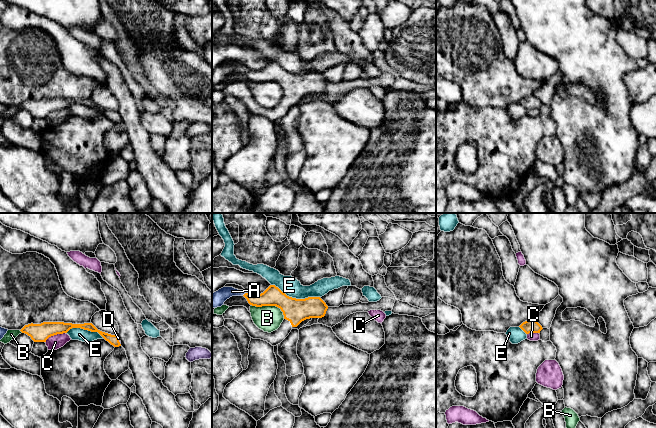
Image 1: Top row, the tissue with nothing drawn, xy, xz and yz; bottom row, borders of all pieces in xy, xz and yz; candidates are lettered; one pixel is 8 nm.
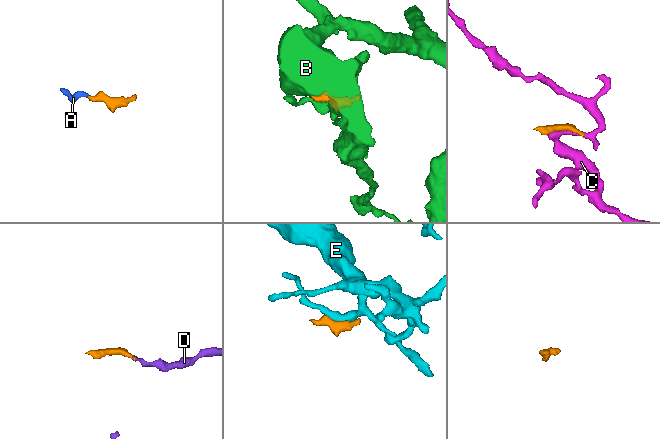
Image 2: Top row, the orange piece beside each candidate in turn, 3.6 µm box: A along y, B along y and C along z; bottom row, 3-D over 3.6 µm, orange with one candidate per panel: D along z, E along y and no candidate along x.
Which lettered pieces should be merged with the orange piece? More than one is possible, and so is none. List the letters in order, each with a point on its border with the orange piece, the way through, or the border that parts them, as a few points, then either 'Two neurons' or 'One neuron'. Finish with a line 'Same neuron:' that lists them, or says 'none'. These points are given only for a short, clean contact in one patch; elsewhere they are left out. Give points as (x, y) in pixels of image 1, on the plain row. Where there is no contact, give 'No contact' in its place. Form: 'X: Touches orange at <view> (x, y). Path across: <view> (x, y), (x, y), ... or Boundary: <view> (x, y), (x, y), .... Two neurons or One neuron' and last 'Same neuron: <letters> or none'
A: Touches orange at xz (245, 69). Path across: xz (272, 72), (251, 74), (245, 69), (224, 69), (216, 75). One neuron
B: Touches orange at xz (270, 81). Boundary: xz (251, 80), (256, 82), (277, 82), (284, 94). Two neurons
C: Touches orange at xy (54, 110). Two neurons
D: Touches orange at xy (118, 117). Path across: xy (112, 115), (118, 117), (118, 114). One neuron
E: Touches orange at xz (295, 74). Two neurons
Same neuron: A, D

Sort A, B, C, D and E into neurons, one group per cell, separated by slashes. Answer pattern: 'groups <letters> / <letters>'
groups A D / B / C / E

